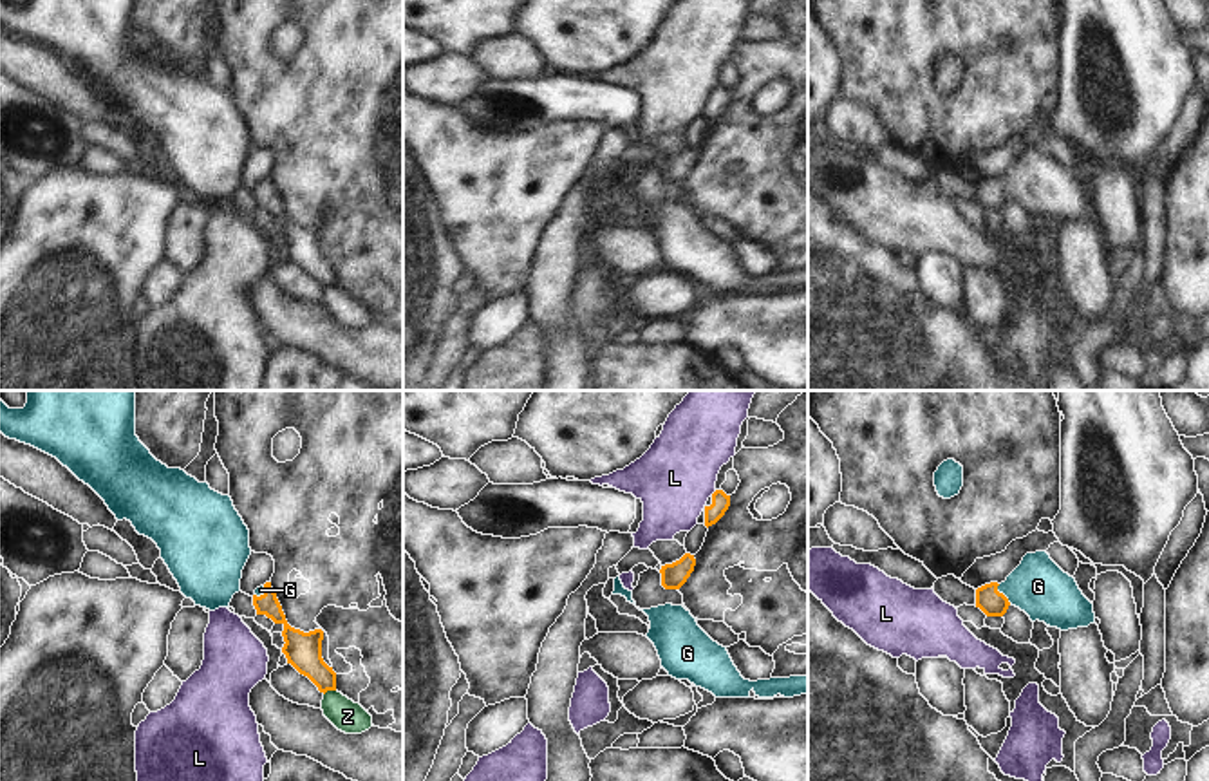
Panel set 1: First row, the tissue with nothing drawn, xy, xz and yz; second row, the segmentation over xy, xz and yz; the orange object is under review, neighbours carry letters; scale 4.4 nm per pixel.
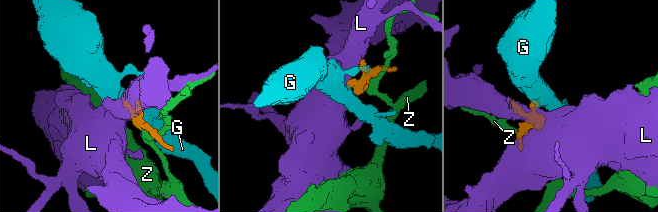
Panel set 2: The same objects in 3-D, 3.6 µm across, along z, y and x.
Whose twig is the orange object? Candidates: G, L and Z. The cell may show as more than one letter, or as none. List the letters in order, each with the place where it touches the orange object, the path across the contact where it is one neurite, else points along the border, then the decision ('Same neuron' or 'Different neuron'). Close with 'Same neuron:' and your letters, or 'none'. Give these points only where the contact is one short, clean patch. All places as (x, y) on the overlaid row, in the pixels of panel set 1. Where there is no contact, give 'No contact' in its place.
G: Touches orange at yz (1002, 593). Path across: yz (993, 602), (1002, 593), (1038, 586). Same neuron
L: Touches orange at xz (712, 494). Boundary: xz (716, 490), (711, 496). Different neuron
Z: Touches orange at xy (329, 689). Boundary: xy (335, 689), (324, 695). Different neuron
Same neuron: G.

